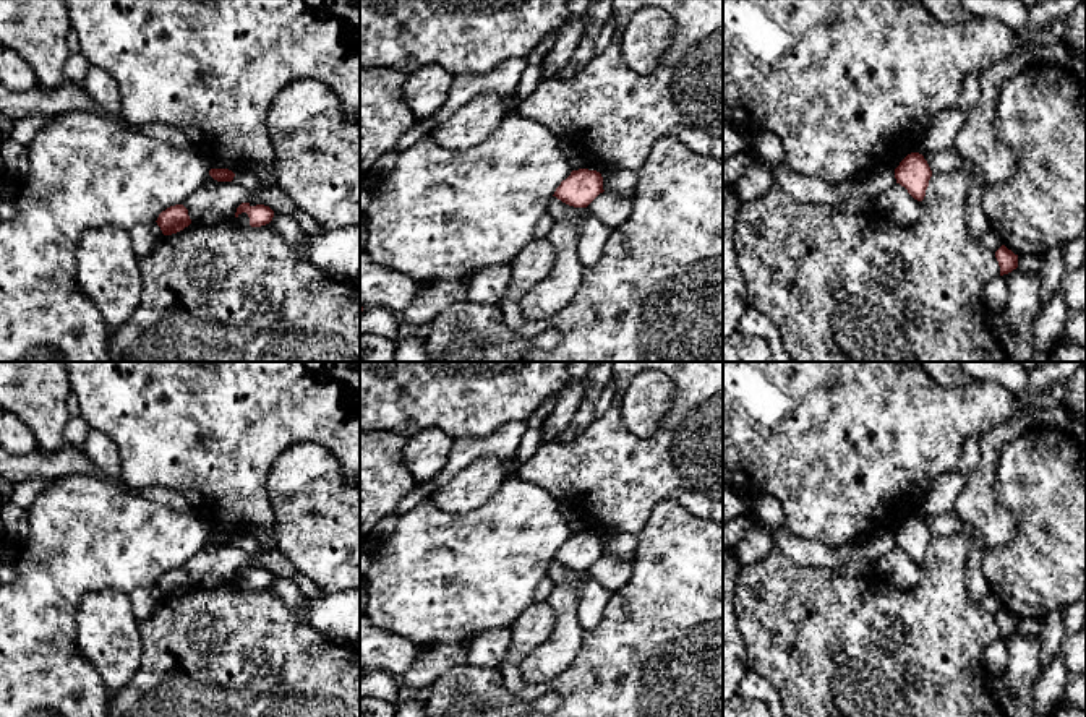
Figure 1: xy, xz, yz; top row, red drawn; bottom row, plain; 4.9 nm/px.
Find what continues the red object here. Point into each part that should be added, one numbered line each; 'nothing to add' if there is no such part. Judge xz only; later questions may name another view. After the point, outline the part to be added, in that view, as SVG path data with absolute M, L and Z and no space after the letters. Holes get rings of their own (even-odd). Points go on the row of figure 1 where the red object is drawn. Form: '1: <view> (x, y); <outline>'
nothing to add

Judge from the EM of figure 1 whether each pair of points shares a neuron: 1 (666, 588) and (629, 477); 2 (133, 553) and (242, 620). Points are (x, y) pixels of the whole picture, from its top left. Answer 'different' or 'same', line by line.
1: different
2: different

